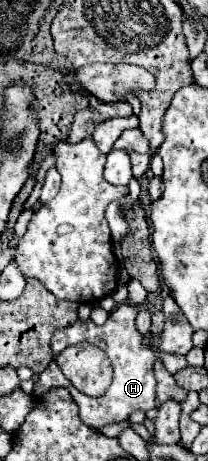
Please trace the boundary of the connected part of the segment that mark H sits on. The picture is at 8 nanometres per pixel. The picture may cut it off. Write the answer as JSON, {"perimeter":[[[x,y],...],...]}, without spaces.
{"perimeter":[[[123,302],[119,304],[115,310],[109,312],[109,318],[105,324],[97,326],[93,320],[77,320],[71,326],[65,328],[55,328],[53,330],[53,338],[51,338],[51,352],[53,356],[57,356],[63,348],[71,346],[71,344],[81,344],[81,342],[89,342],[99,346],[113,364],[113,384],[109,386],[109,390],[99,396],[99,398],[91,398],[87,394],[79,394],[79,390],[65,378],[65,374],[61,372],[61,368],[55,364],[55,360],[51,360],[51,364],[39,374],[39,382],[35,384],[33,394],[37,398],[41,398],[43,394],[47,394],[51,388],[63,386],[71,392],[73,400],[79,406],[79,416],[81,420],[93,428],[93,430],[101,430],[103,426],[121,422],[121,420],[129,420],[129,416],[137,410],[147,412],[151,408],[155,408],[155,378],[153,378],[153,364],[157,360],[157,350],[159,350],[159,338],[161,334],[151,334],[151,344],[143,344],[143,334],[137,332],[135,328],[135,316],[137,316],[139,308],[131,302]]]}

